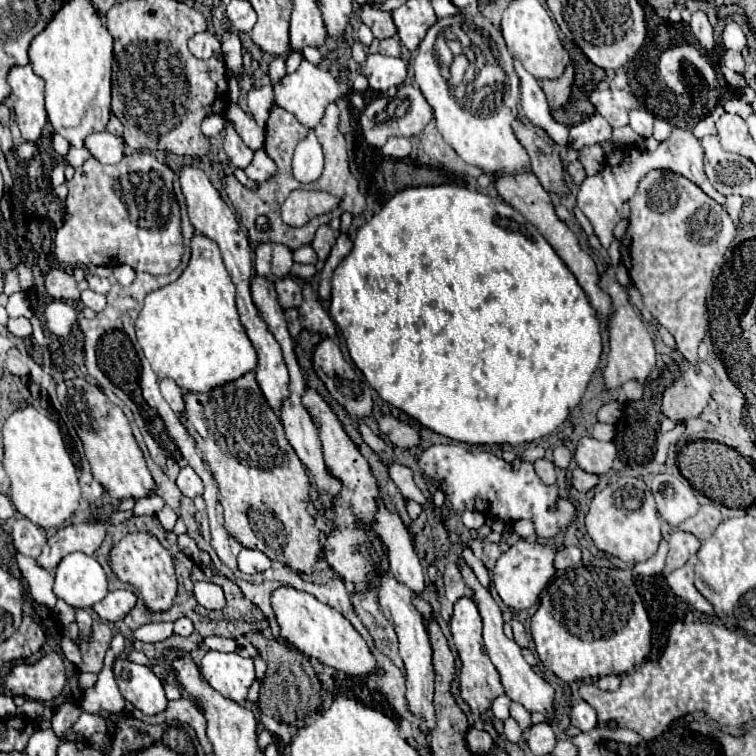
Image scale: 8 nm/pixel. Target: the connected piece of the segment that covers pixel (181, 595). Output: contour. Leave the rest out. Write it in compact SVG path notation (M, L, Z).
M154 516L136 518L136 528L138 528L140 532L148 530L150 534L154 534L154 536L158 538L158 542L172 554L172 560L174 560L174 566L176 566L178 594L176 594L176 600L172 602L172 608L166 610L164 616L186 616L186 618L190 618L190 620L194 622L194 632L192 632L188 638L172 636L172 638L166 640L166 644L142 644L142 642L134 640L134 648L136 648L136 650L144 652L144 654L150 656L150 658L158 658L160 654L164 656L170 648L176 648L176 650L180 650L182 654L190 654L190 652L194 652L194 650L200 648L200 644L202 644L202 640L204 640L206 636L228 636L228 638L238 638L238 636L248 634L248 632L262 632L262 630L268 626L268 622L266 622L262 610L256 608L248 598L244 598L244 594L240 592L240 588L238 588L234 582L226 580L224 576L214 576L214 578L210 578L210 582L214 582L214 584L218 584L218 586L224 588L224 596L228 596L228 604L226 604L222 610L206 610L206 608L202 608L202 606L194 600L192 588L194 588L194 582L206 580L206 576L204 576L204 572L198 568L198 564L194 564L188 556L184 556L184 554L178 550L176 534L164 530L162 524L158 522L158 518L154 518Z

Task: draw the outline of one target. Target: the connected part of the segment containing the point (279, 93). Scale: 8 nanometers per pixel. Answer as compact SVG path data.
M302 60L302 64L298 66L298 70L294 74L284 76L276 86L274 86L274 94L276 94L276 104L280 104L280 108L288 110L290 114L294 114L304 126L314 128L322 114L324 108L332 102L338 102L342 96L346 96L350 92L350 84L348 82L338 82L332 78L330 72L320 70L318 66L310 64L308 60Z

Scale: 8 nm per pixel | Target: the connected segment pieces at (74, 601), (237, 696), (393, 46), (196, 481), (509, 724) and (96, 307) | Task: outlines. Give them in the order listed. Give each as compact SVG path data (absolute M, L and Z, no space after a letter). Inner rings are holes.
M72 552L56 566L54 594L72 608L90 610L108 594L106 574L94 558Z
M208 650L200 662L200 672L216 692L238 704L244 704L246 692L256 678L252 660L242 658L236 652L224 654Z
M386 38L386 40L380 40L380 48L378 52L382 56L400 56L400 42L396 38Z
M186 466L186 468L180 470L176 484L178 484L180 492L182 492L184 496L188 496L188 498L202 496L202 492L204 492L204 484L202 484L200 476L198 476L190 466Z
M508 718L508 720L504 722L504 736L506 736L506 740L512 742L512 744L516 744L516 742L522 740L522 730L518 728L518 724L516 724L512 718Z
M84 290L84 292L80 294L80 300L82 300L84 306L92 308L94 312L102 312L102 308L106 308L106 296L96 294L96 292L92 292L92 290Z

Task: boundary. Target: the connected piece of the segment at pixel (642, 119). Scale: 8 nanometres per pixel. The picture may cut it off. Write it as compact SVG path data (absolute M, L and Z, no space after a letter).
M632 110L630 112L630 126L640 136L648 138L652 134L652 124L654 124L654 116L648 110Z

